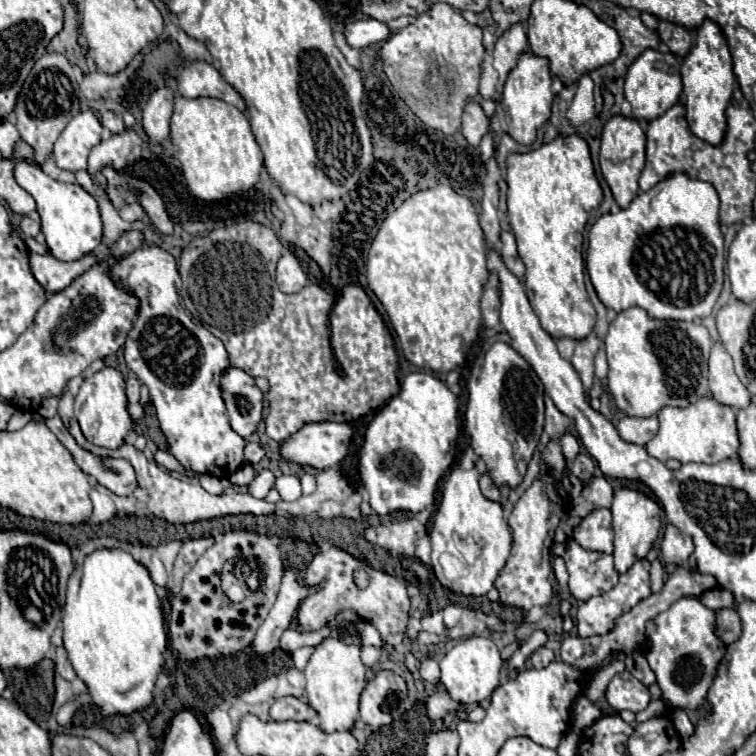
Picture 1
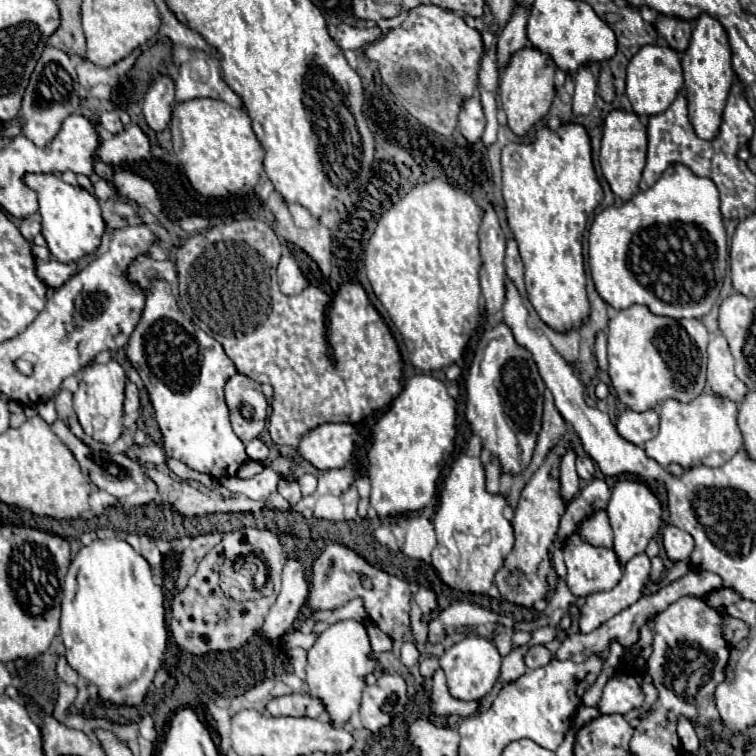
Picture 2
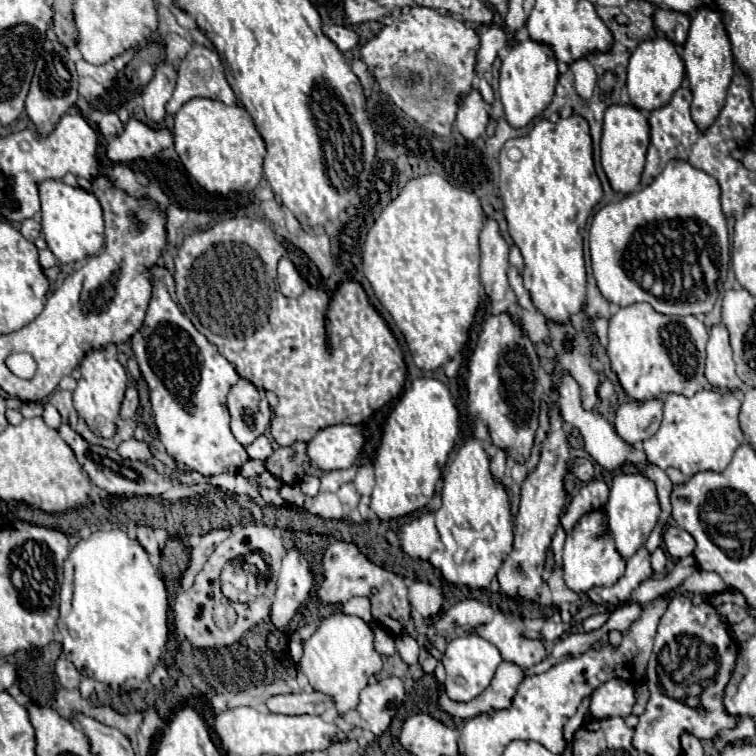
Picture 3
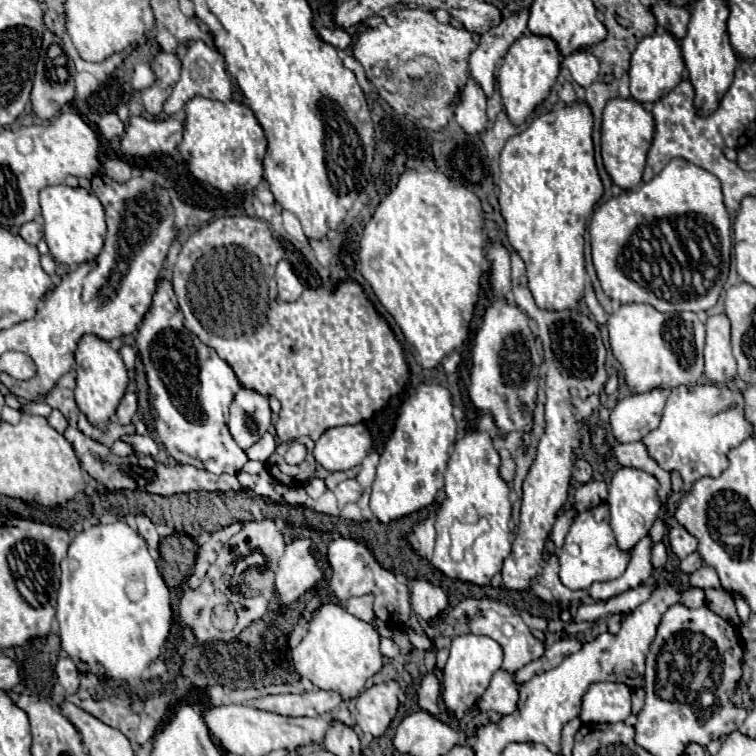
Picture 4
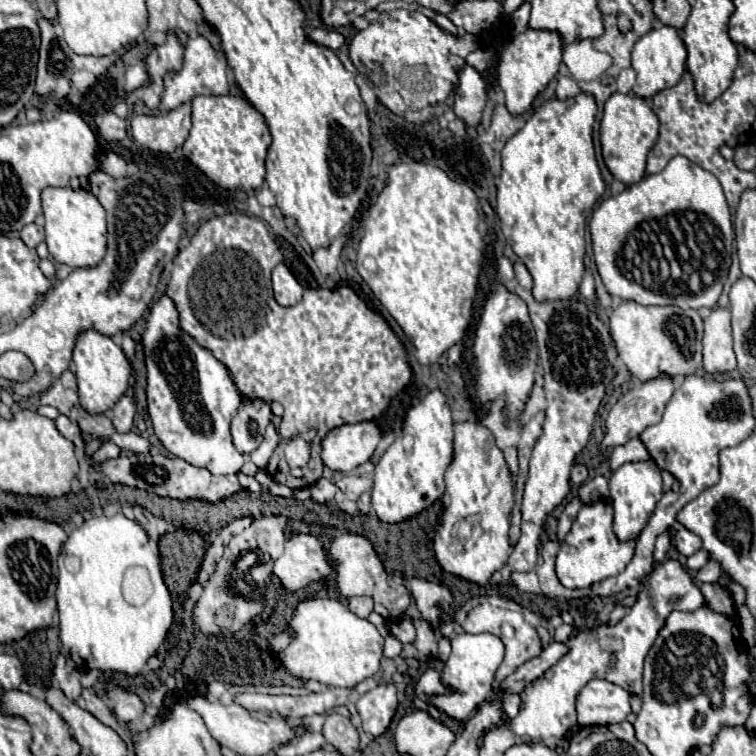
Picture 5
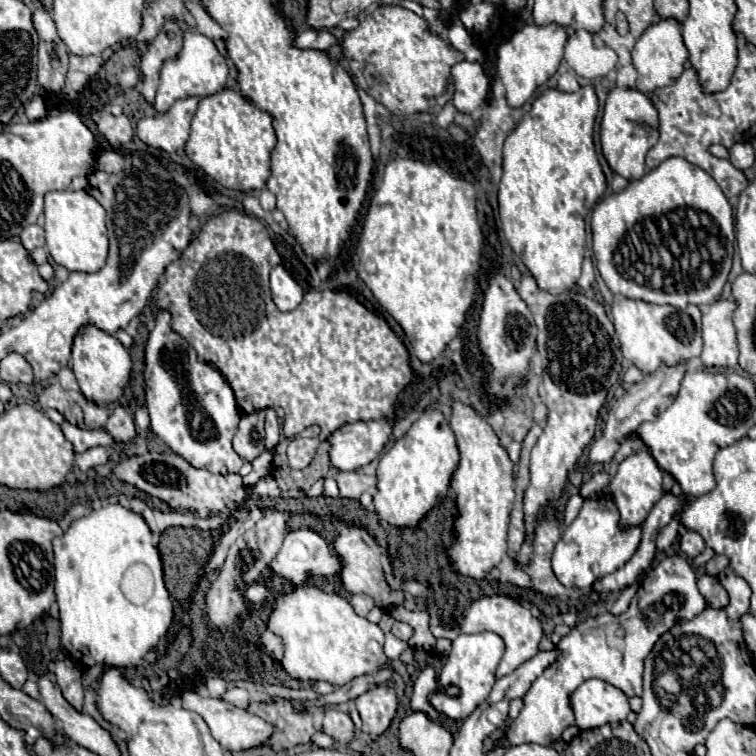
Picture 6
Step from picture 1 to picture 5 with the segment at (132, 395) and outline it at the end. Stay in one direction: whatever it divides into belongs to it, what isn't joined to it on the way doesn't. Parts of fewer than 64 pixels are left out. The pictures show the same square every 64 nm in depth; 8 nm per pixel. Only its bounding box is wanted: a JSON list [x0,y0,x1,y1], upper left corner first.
[112,396,136,432]

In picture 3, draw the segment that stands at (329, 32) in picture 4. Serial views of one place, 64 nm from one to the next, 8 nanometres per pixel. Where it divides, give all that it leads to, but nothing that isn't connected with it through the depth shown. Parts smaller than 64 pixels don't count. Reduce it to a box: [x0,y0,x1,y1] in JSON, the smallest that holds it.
[324,26,358,50]

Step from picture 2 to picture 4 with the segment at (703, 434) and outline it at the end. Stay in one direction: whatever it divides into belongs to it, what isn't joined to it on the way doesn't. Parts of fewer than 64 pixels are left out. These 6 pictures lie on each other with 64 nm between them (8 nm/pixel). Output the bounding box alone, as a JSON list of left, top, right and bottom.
[642,384,752,516]

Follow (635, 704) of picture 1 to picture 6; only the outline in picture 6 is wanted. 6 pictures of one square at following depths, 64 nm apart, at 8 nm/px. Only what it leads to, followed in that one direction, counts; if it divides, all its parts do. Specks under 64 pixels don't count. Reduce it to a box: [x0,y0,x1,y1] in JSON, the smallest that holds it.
[572,680,630,730]

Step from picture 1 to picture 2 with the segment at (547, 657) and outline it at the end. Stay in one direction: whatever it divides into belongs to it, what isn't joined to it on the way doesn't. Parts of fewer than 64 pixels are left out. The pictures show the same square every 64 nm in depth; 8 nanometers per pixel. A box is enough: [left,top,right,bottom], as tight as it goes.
[524,646,552,668]

